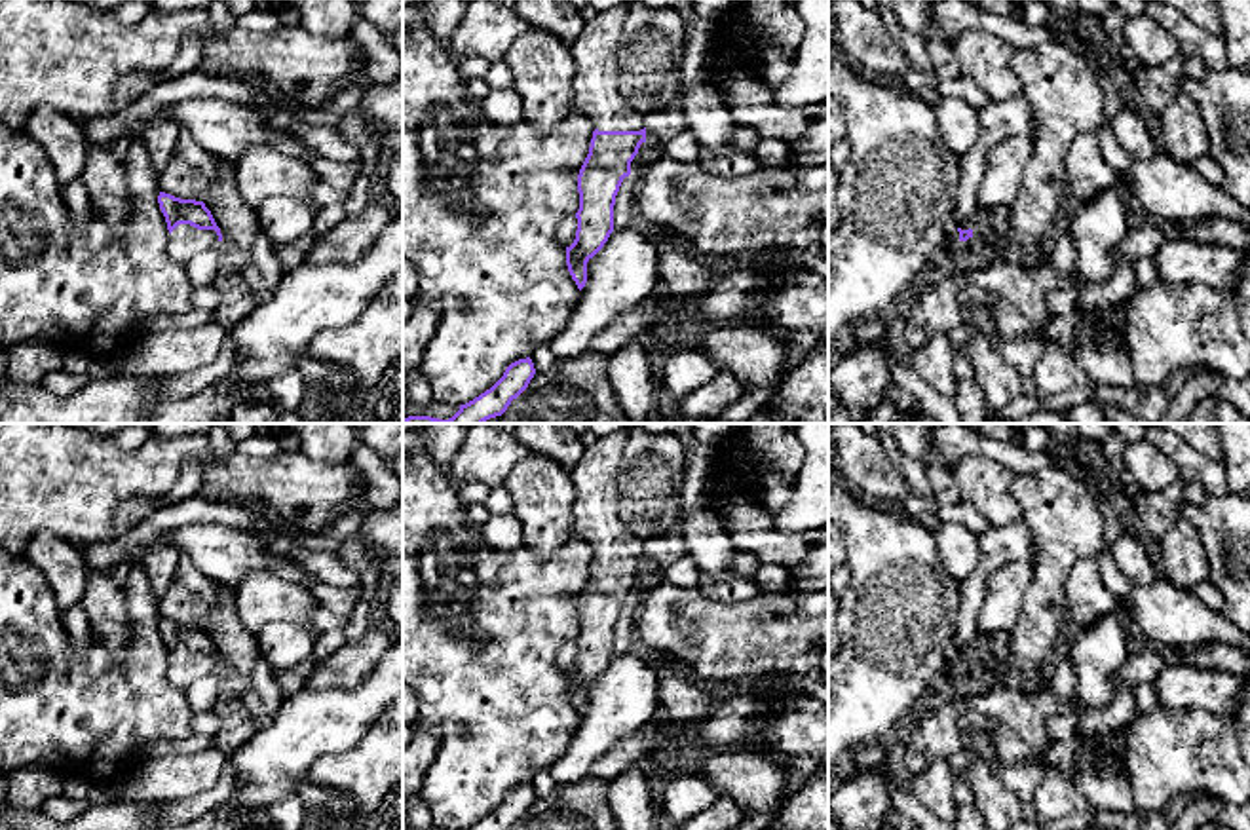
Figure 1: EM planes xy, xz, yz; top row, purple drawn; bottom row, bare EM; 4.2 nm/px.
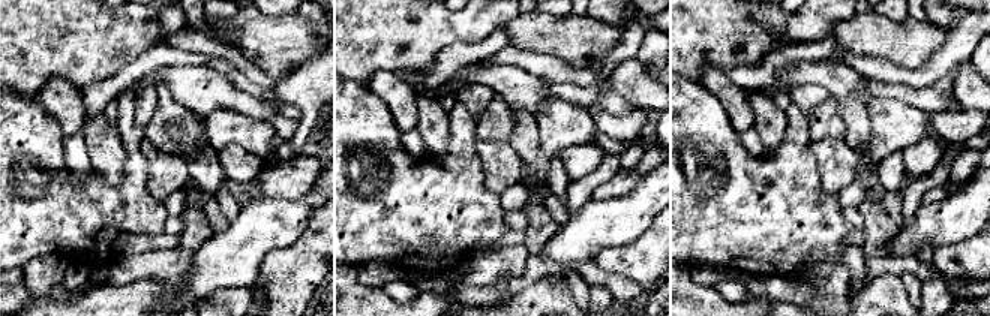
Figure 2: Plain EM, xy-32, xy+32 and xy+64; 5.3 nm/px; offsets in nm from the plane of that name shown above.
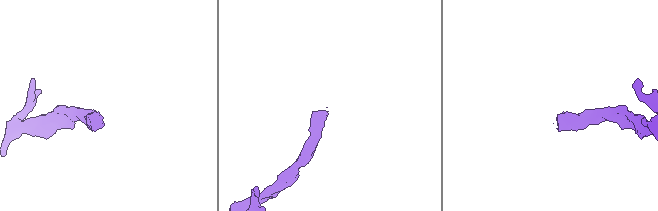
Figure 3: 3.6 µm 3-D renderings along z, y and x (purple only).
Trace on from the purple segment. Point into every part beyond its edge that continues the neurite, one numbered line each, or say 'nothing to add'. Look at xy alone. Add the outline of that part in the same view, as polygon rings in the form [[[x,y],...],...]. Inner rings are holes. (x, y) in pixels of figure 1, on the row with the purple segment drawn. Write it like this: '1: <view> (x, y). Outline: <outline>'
1: xy (185, 242). Outline: [[[179,224],[167,236],[167,251],[180,264],[186,264],[199,251],[217,247],[218,243],[215,230],[198,230],[190,224]]]

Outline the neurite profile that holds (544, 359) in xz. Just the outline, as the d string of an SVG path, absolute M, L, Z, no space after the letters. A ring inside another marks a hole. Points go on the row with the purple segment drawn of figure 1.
M549 344L536 346L530 359L534 363L536 372L547 372L557 365L557 357L551 351Z

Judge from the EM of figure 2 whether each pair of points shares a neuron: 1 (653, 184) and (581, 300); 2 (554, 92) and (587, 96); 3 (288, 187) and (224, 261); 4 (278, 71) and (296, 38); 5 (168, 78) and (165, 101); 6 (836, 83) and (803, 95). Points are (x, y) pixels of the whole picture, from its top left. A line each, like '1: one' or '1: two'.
1: two
2: one
3: two
4: one
5: two
6: two

